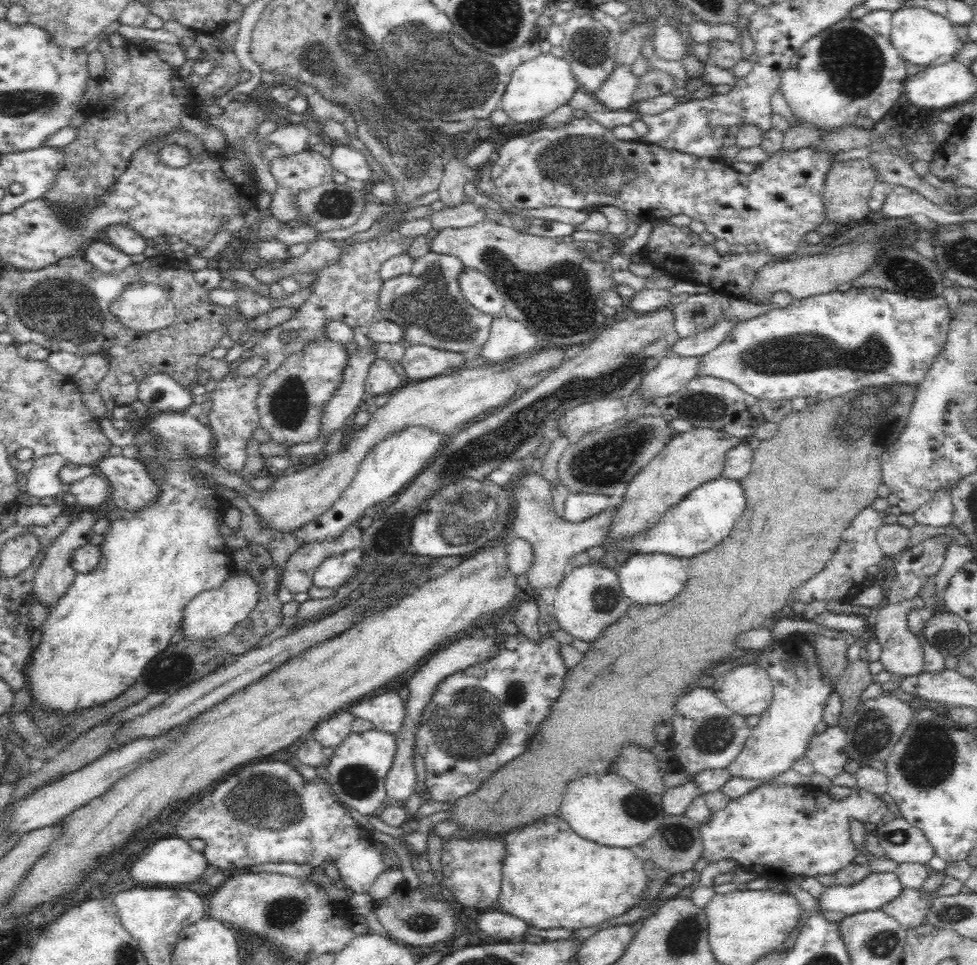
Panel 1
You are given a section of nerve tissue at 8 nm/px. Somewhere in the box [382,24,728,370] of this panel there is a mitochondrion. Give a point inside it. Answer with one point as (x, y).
(571, 311)

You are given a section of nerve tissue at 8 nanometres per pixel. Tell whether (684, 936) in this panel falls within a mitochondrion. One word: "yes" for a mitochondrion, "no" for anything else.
yes

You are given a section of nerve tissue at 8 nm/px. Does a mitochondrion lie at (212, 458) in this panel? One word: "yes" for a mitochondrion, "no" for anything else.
no

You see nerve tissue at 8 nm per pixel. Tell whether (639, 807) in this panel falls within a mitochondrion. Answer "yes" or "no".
yes

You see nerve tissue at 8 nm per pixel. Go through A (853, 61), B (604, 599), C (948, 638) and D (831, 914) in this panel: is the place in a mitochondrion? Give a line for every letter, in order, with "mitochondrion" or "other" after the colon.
A: mitochondrion
B: mitochondrion
C: mitochondrion
D: other

